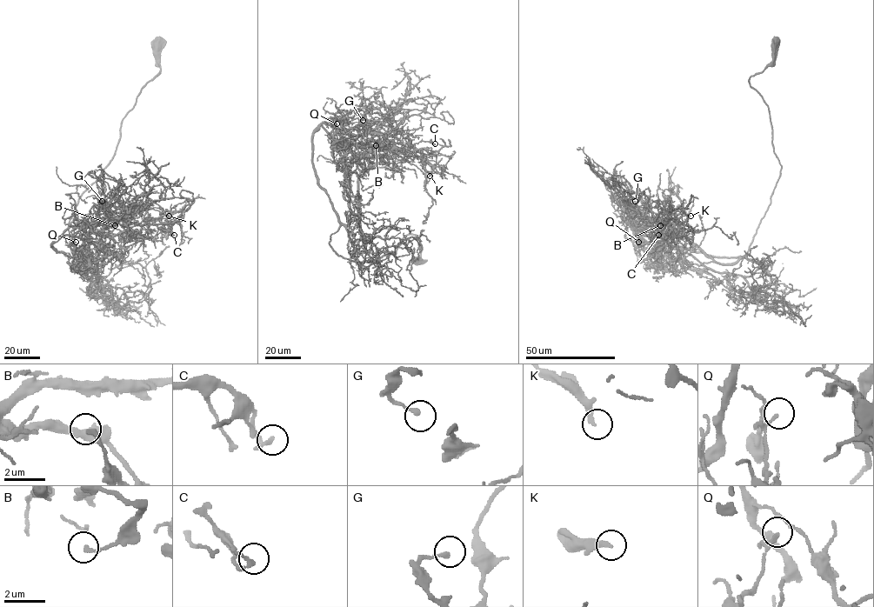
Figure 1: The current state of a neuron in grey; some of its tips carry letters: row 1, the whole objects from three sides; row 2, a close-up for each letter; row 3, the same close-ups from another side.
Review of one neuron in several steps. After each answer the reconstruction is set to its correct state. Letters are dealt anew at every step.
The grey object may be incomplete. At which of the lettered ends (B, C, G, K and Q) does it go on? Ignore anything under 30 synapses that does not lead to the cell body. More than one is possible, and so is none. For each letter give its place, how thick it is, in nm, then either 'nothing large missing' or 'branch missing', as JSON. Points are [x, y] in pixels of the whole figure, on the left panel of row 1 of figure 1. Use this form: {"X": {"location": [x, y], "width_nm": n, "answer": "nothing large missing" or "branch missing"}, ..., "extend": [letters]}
{"B": {"location": [115, 225], "width_nm": 180, "answer": "nothing large missing"}, "C": {"location": [174, 235], "width_nm": 220, "answer": "nothing large missing"}, "G": {"location": [102, 201], "width_nm": 180, "answer": "nothing large missing"}, "K": {"location": [169, 216], "width_nm": 240, "answer": "branch missing"}, "Q": {"location": [76, 242], "width_nm": 90, "answer": "nothing large missing"}, "extend": ["K"]}

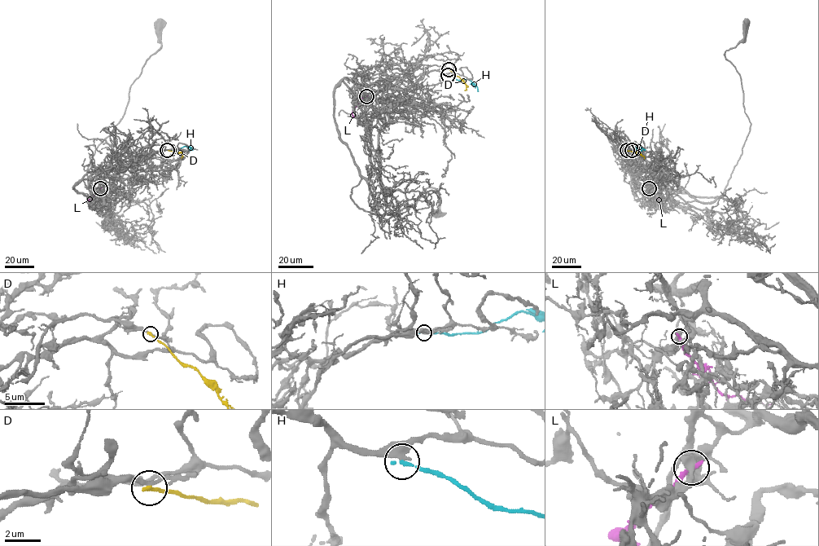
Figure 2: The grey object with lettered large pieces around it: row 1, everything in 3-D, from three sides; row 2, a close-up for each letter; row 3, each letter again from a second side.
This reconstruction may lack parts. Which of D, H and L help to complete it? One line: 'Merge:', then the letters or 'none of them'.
Merge: none of them

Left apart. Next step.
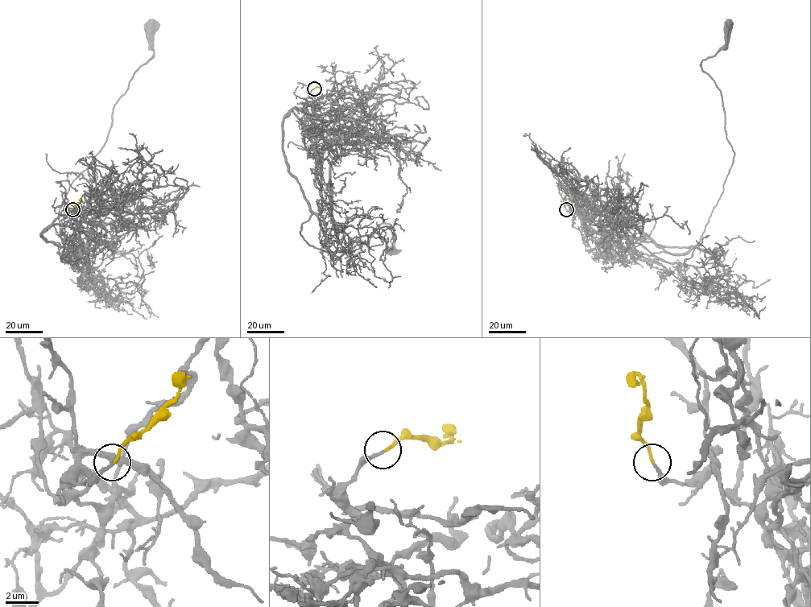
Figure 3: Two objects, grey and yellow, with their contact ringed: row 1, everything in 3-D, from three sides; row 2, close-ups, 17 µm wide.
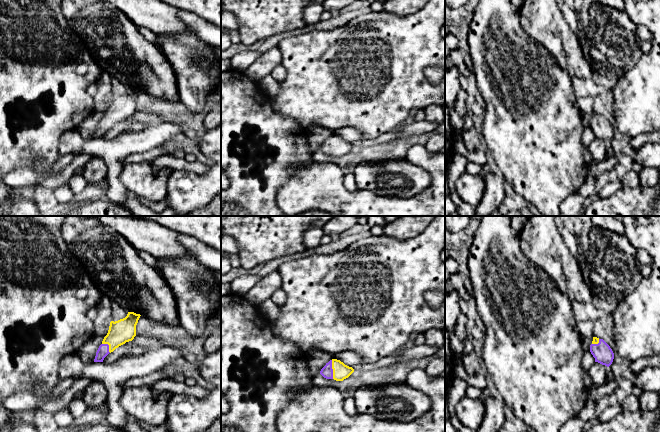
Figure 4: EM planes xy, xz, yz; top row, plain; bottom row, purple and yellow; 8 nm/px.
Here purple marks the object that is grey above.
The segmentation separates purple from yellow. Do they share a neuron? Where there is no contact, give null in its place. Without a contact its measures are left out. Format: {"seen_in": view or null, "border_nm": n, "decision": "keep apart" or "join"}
{"seen_in": "xz", "border_nm": 150, "decision": "join"}

